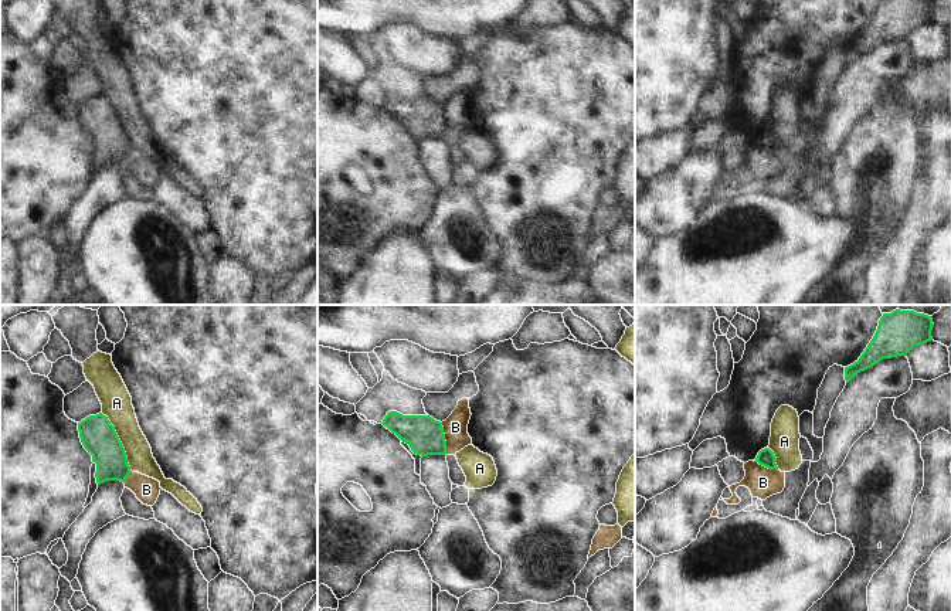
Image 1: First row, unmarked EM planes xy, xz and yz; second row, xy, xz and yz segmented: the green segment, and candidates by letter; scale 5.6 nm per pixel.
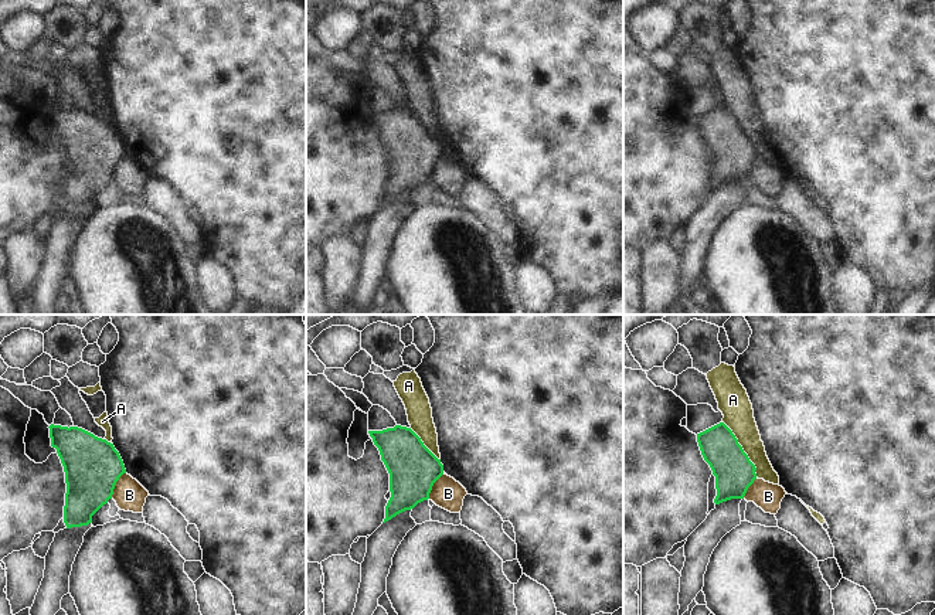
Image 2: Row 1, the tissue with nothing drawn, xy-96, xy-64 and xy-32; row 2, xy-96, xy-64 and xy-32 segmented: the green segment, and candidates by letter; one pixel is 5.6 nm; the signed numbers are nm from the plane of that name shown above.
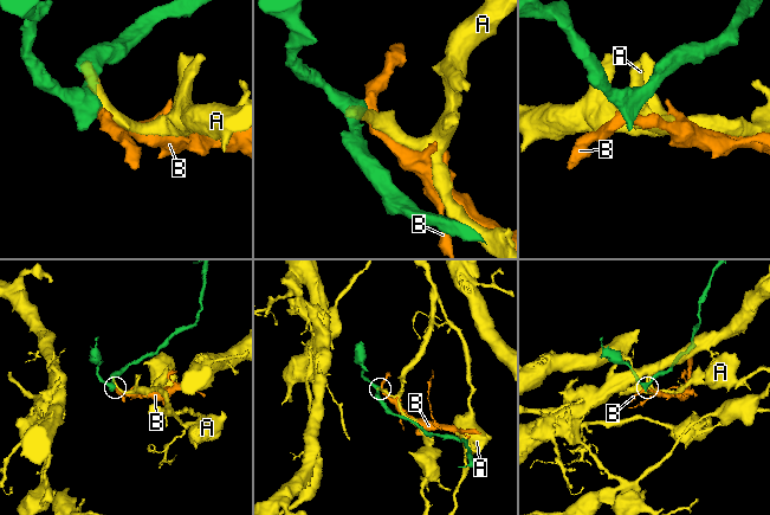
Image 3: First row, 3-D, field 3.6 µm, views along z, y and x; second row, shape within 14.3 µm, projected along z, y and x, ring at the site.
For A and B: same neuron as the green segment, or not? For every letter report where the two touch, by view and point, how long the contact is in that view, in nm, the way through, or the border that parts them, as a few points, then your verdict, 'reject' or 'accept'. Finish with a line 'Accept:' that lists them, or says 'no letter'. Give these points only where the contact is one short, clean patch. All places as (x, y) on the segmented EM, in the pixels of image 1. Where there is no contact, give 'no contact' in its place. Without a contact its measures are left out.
A: meets green in xy at (119, 441); contact 380 nm long; border along xy (101, 411), (114, 427), (132, 471); reject
B: meets green in xz at (444, 438); contact 190 nm long; border along xz (441, 423), (447, 454); reject
Accept: no letter

